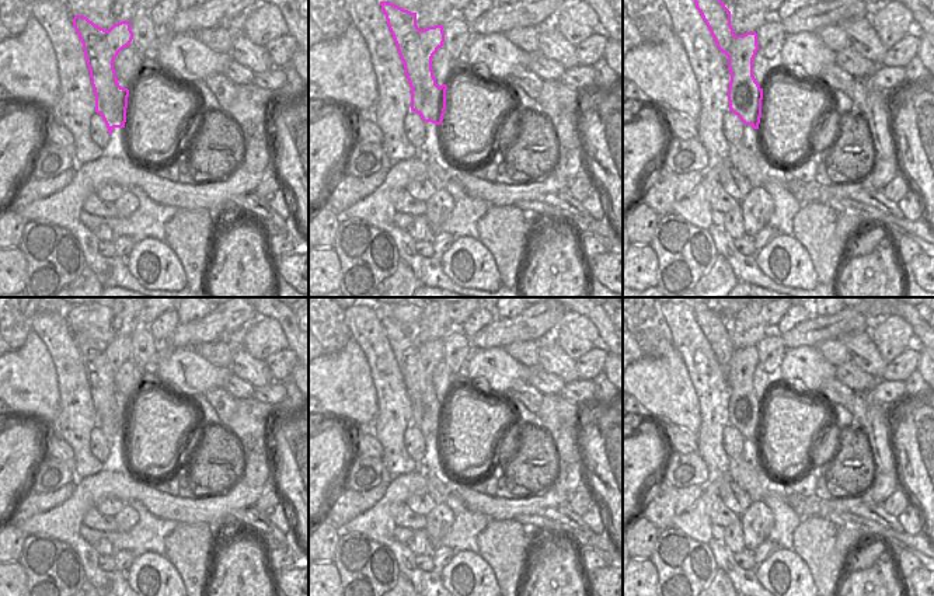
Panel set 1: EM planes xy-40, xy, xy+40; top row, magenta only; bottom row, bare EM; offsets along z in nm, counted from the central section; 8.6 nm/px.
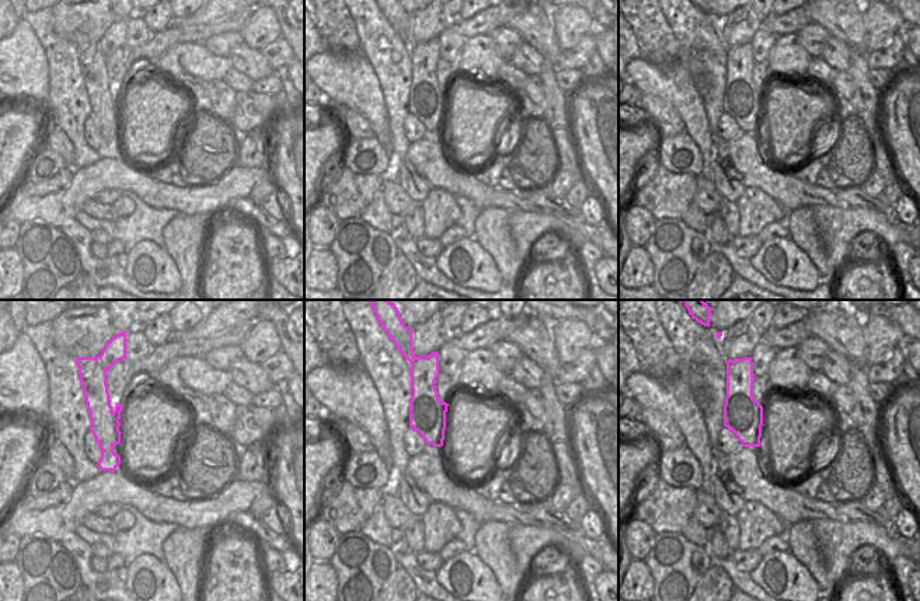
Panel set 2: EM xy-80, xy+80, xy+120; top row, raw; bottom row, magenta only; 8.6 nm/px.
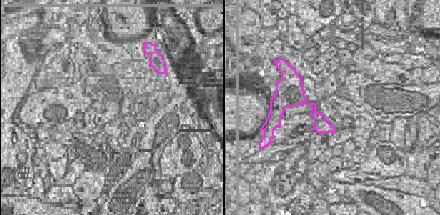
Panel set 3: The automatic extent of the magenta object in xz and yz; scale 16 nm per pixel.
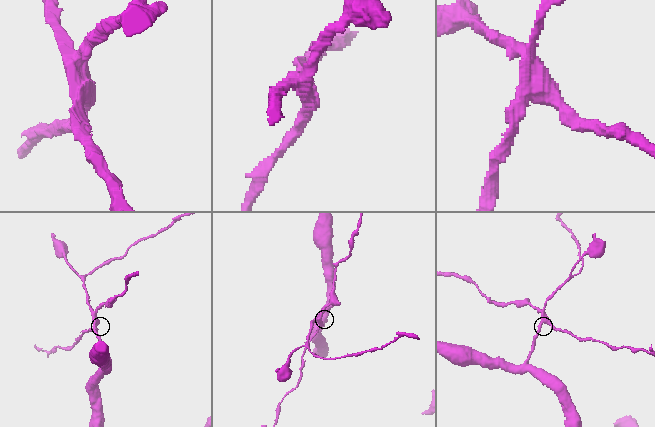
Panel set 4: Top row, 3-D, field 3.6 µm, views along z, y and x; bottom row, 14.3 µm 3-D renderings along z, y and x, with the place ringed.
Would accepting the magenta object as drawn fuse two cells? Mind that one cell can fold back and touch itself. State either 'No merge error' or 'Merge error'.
Merge error.

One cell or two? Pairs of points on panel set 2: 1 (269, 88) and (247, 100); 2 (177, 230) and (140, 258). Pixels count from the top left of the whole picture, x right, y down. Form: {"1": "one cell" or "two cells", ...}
{"1": "two cells", "2": "two cells"}

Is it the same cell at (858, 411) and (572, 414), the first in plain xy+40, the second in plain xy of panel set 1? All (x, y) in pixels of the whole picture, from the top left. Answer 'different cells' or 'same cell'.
same cell

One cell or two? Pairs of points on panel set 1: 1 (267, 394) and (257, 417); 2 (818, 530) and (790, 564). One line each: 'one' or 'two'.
1: two
2: two

